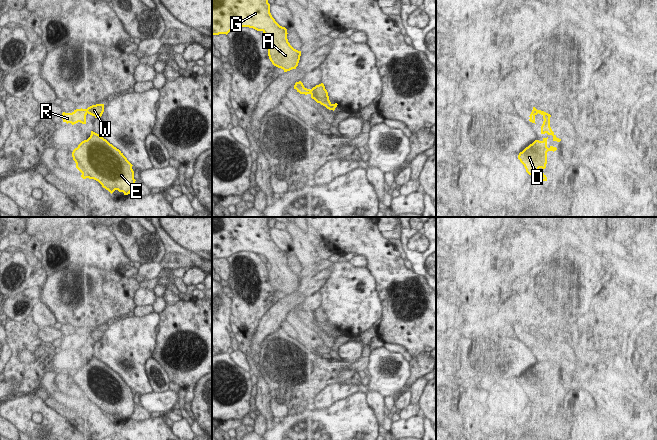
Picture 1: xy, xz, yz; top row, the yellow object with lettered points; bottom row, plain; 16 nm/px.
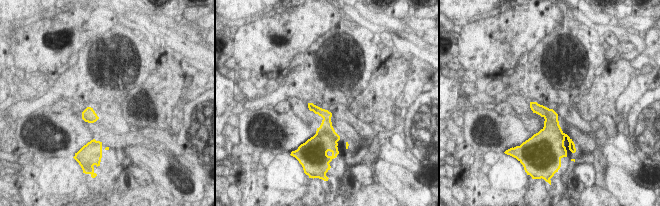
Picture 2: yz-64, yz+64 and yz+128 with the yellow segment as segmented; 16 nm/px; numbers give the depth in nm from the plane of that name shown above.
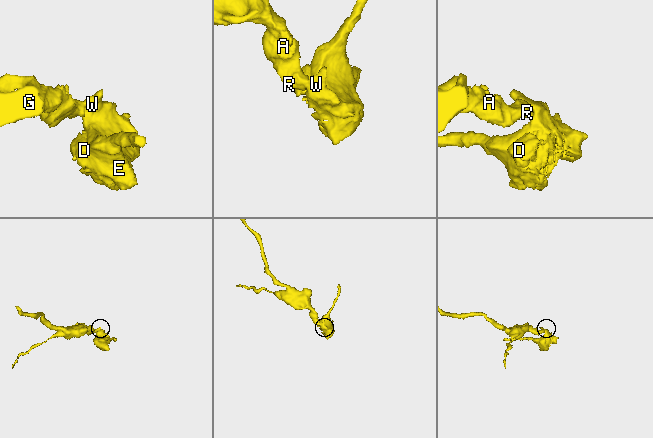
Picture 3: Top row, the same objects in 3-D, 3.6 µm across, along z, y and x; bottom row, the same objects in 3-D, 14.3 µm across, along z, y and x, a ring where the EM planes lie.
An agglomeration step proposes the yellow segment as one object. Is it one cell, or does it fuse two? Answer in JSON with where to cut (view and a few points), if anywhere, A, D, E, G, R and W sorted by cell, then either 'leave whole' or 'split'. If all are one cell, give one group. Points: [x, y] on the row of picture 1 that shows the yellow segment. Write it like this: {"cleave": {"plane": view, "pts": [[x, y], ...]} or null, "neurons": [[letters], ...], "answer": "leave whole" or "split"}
{"cleave": {"plane": "yz", "pts": [[533, 109], [538, 112]]}, "neurons": [["A", "G", "R"], ["D", "E", "W"]], "answer": "split"}

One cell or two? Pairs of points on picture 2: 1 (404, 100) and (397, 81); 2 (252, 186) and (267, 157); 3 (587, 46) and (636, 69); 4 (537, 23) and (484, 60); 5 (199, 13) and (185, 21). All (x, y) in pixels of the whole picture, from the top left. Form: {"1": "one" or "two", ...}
{"1": "two", "2": "two", "3": "two", "4": "one", "5": "one"}

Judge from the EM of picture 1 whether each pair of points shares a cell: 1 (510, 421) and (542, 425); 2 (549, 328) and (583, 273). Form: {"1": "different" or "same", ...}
{"1": "different", "2": "same"}

